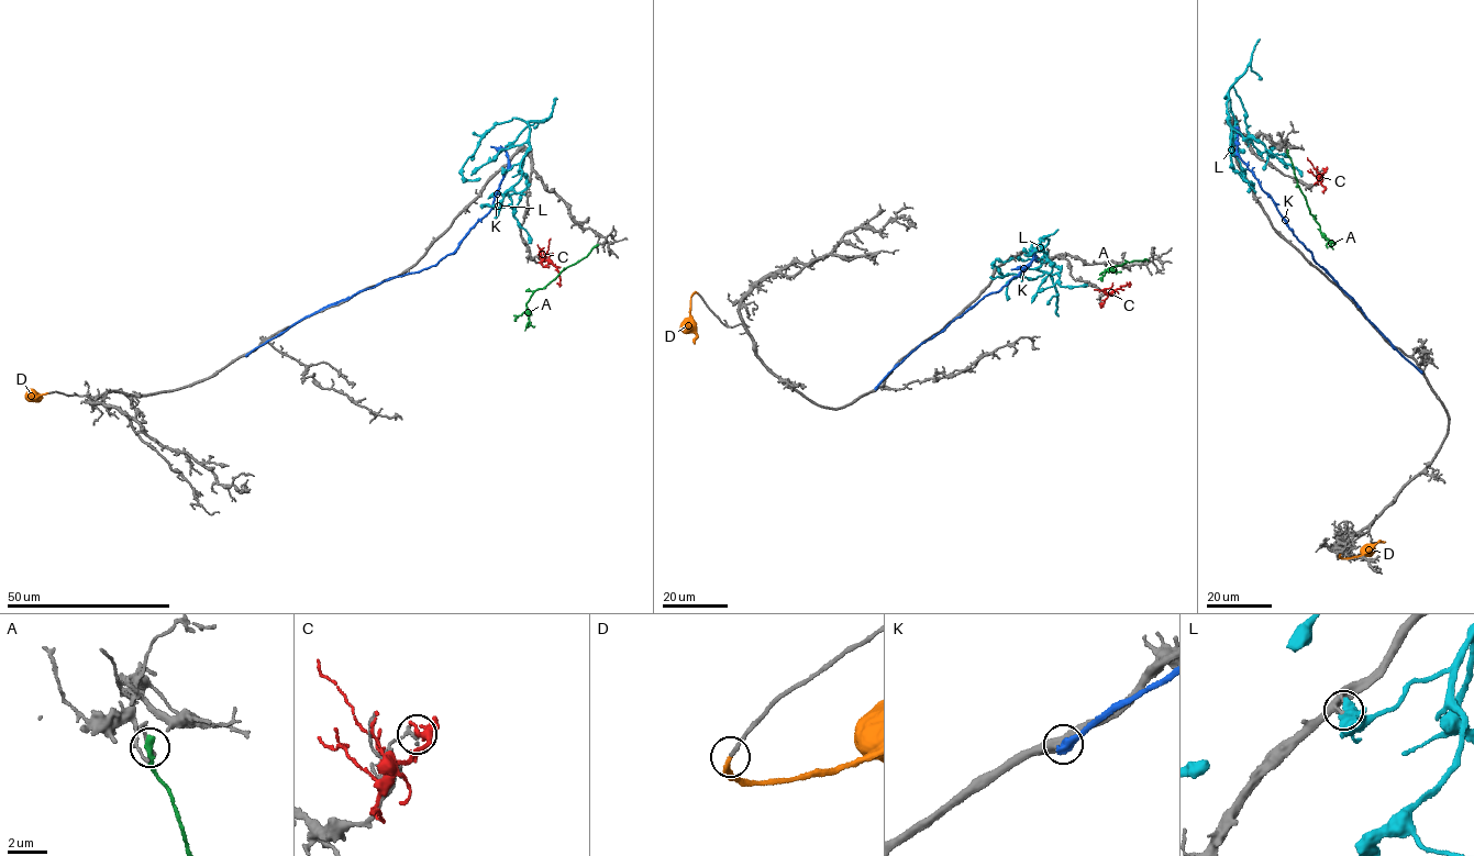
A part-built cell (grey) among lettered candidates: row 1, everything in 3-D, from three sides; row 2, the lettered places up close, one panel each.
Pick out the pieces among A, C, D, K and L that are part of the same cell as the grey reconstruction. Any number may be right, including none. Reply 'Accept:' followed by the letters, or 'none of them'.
Accept: D

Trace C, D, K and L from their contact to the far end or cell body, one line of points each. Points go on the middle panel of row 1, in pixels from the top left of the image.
C: (1101, 303), (1122, 285), (1130, 286), (1126, 282)
D: (697, 292), (690, 298), (689, 311), (696, 334), (694, 344)
K: (875, 389), (909, 353), (1028, 266), (1034, 259), (1034, 253), (1029, 264), (1011, 269)
L: (1029, 252), (1045, 254), (1039, 267), (1024, 267), (1020, 274), (1003, 275), (992, 264), (1013, 257)

